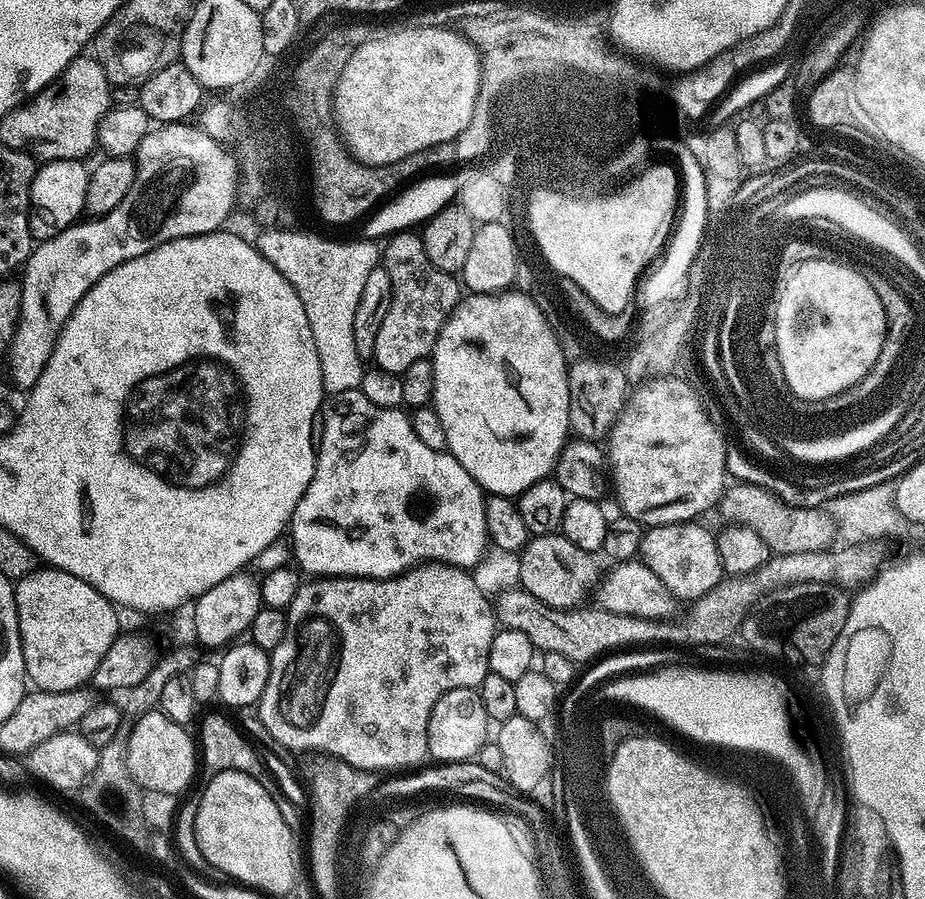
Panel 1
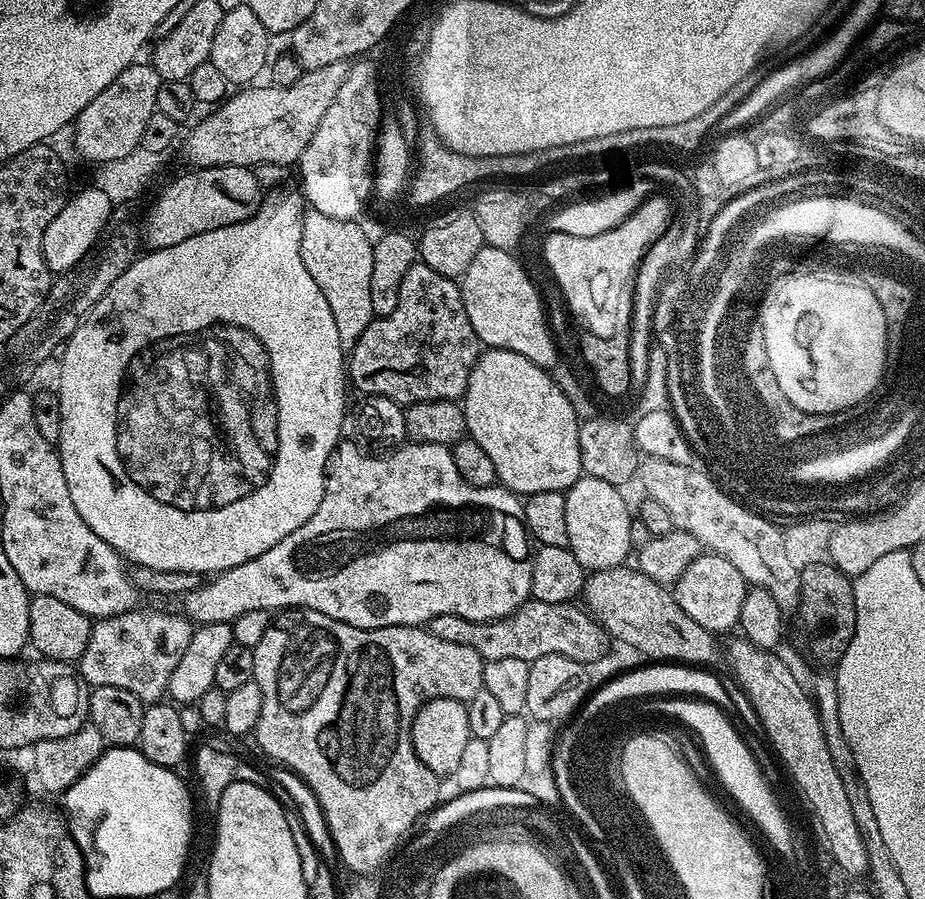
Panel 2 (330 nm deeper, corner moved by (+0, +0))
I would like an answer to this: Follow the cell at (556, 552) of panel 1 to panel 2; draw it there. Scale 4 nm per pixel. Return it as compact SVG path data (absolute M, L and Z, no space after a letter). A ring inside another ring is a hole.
M621 566L591 573L585 579L585 587L582 593L583 600L586 600L585 607L592 618L598 621L601 628L608 633L613 641L621 640L629 644L636 652L641 652L652 662L679 662L685 666L712 666L716 660L717 637L707 632L682 606L678 606L675 595L665 585L646 578L640 569L635 566Z

